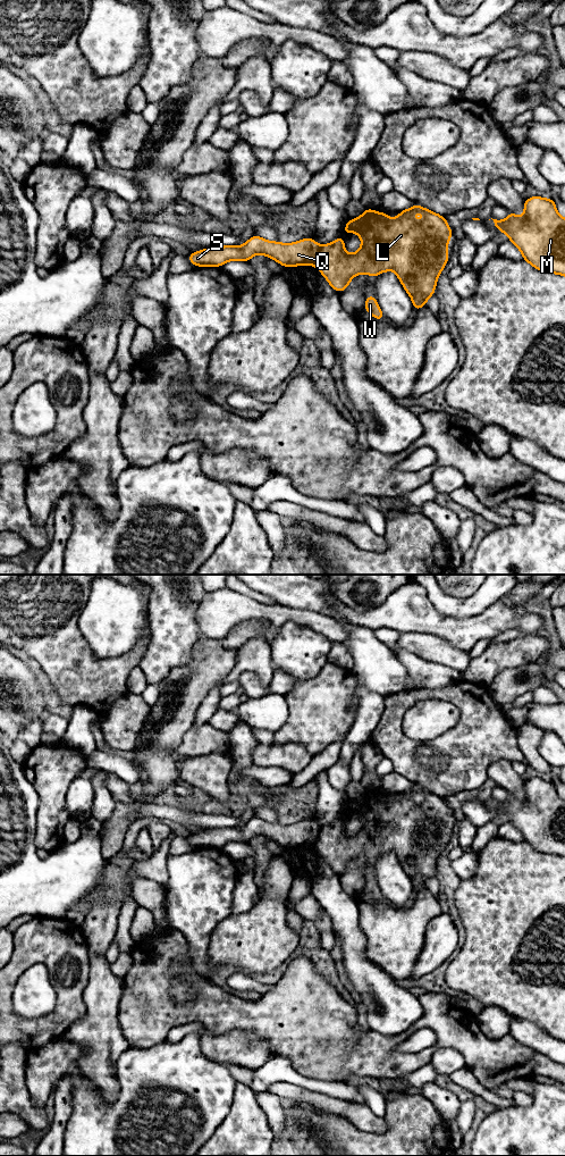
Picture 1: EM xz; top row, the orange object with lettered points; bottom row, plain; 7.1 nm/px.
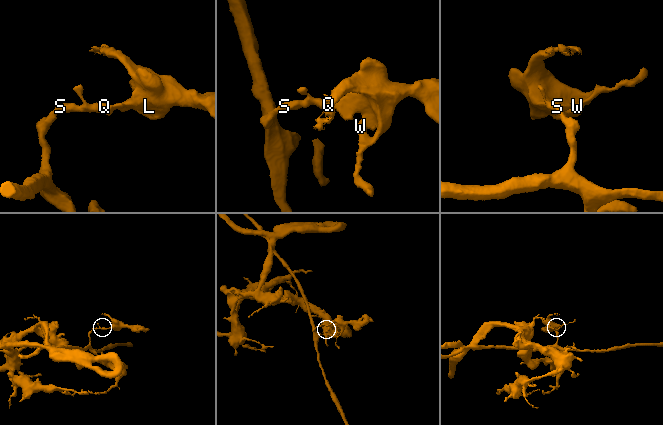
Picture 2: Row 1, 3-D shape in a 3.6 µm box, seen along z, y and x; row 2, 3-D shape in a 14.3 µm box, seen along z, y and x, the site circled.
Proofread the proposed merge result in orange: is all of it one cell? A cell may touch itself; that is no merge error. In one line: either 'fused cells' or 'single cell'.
fused cells

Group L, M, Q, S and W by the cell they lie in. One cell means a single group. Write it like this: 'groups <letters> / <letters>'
groups L M W / Q S

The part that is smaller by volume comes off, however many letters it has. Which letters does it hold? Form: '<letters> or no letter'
L, M, W

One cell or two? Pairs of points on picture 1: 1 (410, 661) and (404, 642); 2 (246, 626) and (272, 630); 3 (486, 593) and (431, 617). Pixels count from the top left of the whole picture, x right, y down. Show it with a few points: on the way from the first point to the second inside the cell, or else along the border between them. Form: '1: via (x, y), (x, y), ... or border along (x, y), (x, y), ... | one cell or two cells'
1: border along (399, 634), (397, 639), (399, 647), (430, 662) | two cells
2: via (253, 626), (266, 627) | one cell
3: border along (426, 591), (429, 601), (438, 611), (466, 618) | two cells

